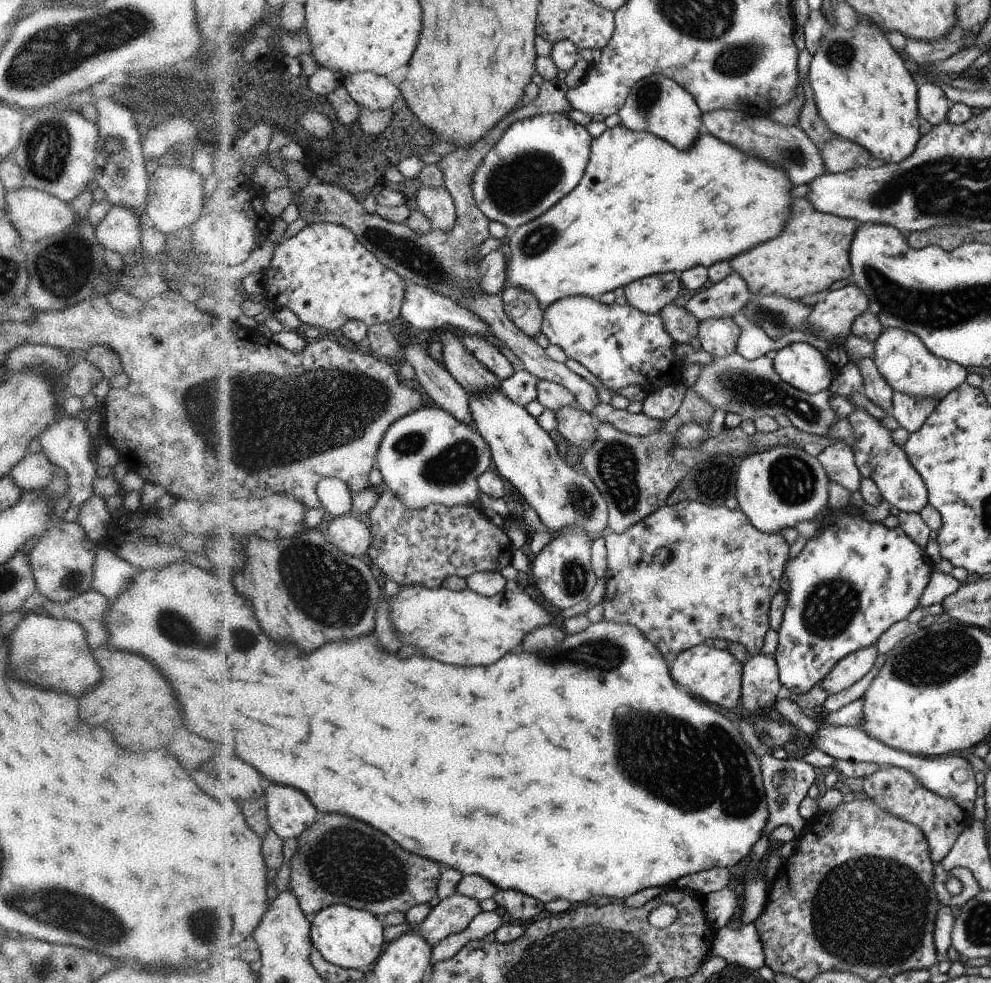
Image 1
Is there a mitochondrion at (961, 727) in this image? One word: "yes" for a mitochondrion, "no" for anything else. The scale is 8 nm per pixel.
no

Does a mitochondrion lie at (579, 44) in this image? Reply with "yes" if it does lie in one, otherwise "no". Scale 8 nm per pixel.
no

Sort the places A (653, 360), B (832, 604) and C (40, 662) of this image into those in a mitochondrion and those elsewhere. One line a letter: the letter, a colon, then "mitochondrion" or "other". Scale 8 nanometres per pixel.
A: other
B: mitochondrion
C: other

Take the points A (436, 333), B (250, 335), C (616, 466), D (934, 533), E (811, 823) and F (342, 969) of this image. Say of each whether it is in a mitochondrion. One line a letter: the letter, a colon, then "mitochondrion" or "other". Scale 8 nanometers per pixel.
A: other
B: other
C: mitochondrion
D: other
E: other
F: other

